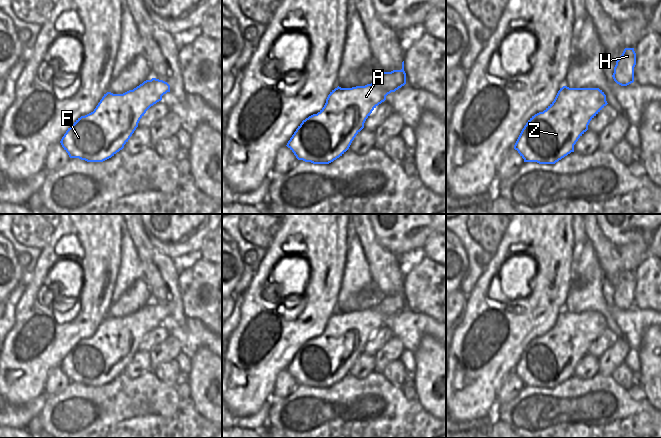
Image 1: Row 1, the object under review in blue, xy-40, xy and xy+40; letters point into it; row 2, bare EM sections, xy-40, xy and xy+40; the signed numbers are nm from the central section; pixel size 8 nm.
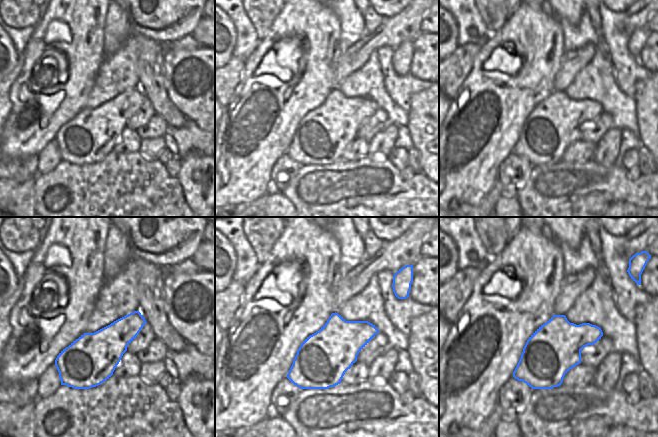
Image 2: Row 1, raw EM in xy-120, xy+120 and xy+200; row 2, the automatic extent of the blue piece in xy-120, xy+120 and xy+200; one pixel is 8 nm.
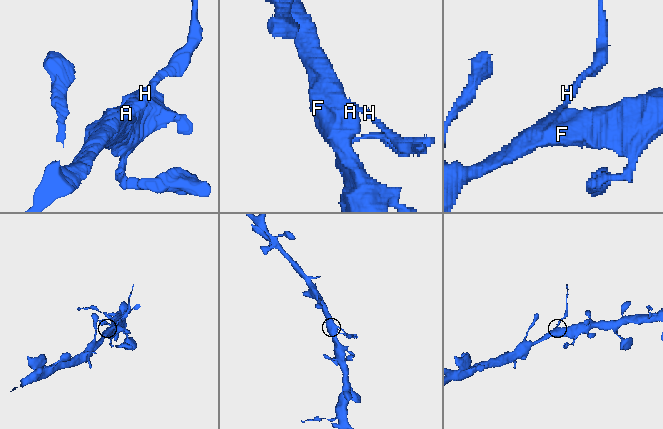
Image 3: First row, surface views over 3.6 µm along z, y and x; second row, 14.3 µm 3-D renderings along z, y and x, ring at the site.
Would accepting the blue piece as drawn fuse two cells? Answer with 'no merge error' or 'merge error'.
merge error

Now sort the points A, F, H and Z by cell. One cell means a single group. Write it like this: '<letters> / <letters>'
A F Z / H

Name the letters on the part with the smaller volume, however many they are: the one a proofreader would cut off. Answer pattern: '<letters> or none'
H

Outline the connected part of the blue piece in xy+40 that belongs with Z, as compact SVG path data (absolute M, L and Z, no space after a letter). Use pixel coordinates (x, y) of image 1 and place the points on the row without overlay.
M563 310L543 336L528 344L514 373L524 386L555 388L574 376L574 369L588 354L590 345L607 328L599 312Z

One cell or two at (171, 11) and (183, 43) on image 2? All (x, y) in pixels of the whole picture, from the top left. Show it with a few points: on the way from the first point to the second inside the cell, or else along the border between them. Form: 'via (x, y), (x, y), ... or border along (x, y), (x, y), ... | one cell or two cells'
border along (192, 34), (186, 34), (170, 44) | two cells

